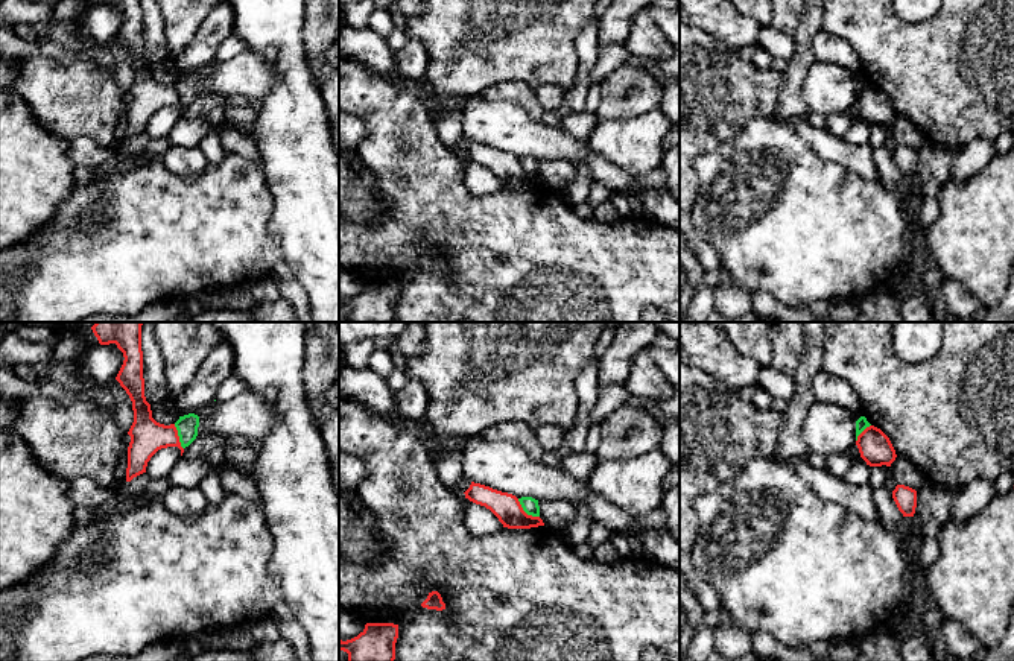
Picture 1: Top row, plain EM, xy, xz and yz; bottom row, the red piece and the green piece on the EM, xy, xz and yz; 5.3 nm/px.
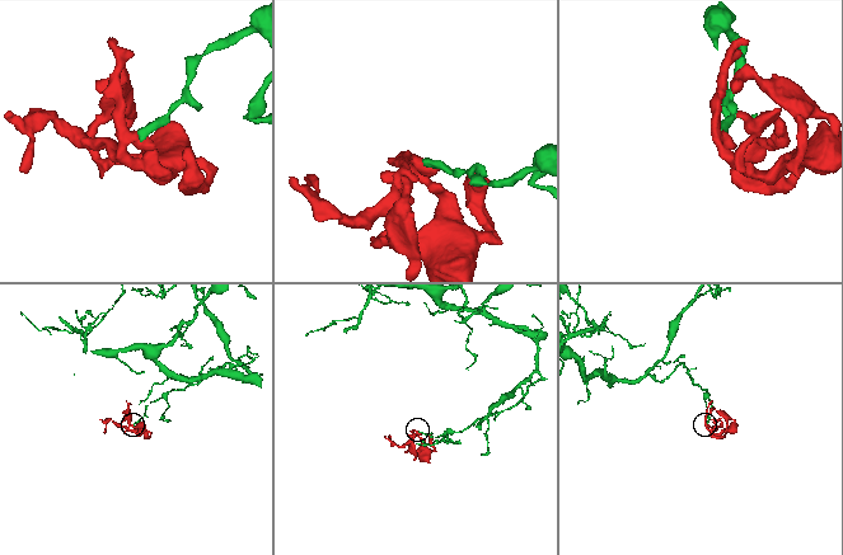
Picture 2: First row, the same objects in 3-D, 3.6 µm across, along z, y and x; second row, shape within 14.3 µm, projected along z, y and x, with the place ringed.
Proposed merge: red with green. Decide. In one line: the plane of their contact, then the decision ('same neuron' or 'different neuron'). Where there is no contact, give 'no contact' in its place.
meets red in xz; different neuron

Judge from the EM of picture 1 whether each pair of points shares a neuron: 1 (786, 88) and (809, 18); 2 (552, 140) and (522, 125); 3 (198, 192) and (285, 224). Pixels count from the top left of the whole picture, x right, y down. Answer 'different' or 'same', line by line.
1: same
2: same
3: different

